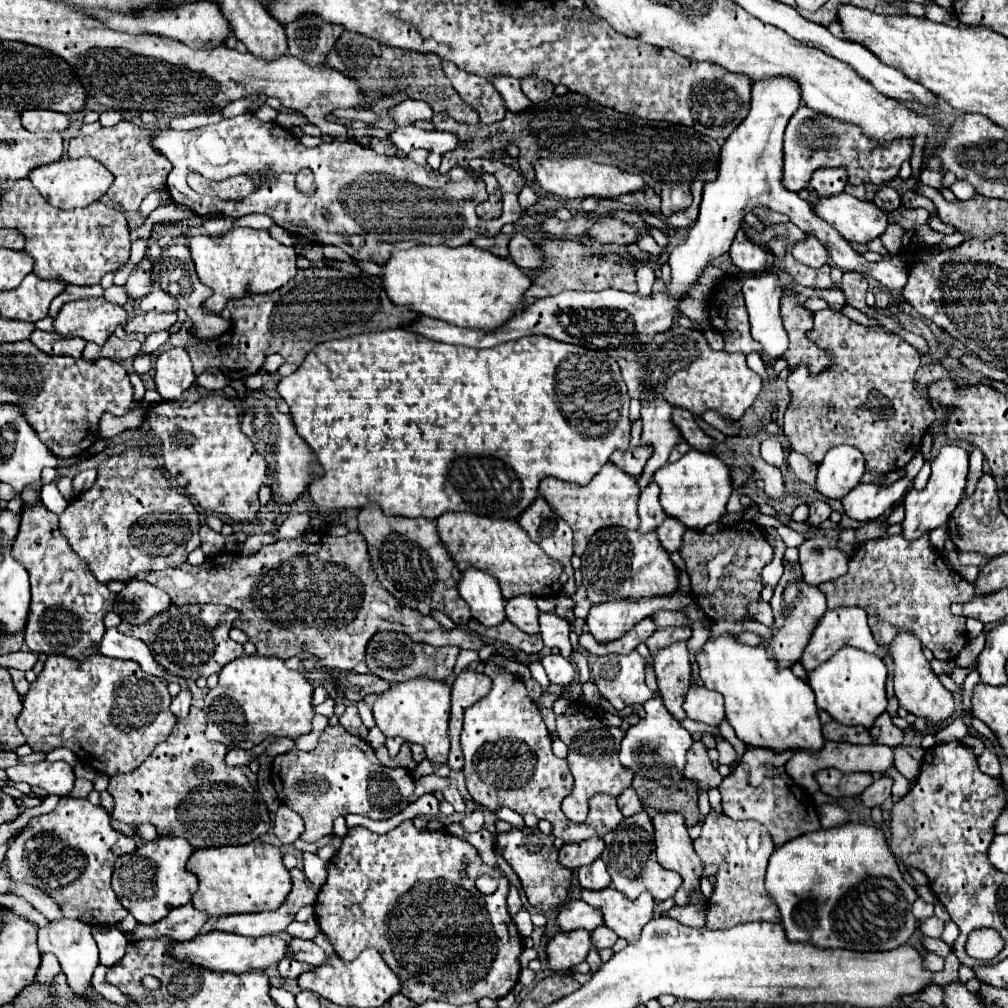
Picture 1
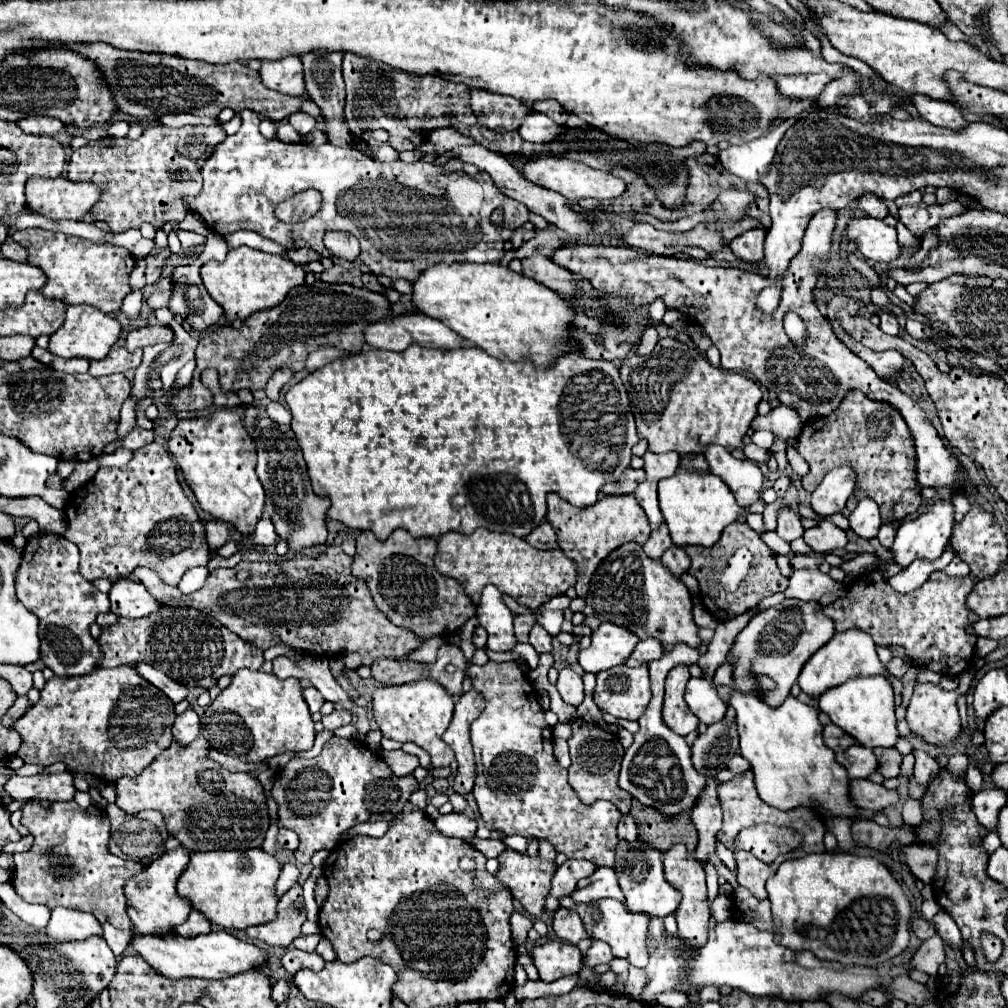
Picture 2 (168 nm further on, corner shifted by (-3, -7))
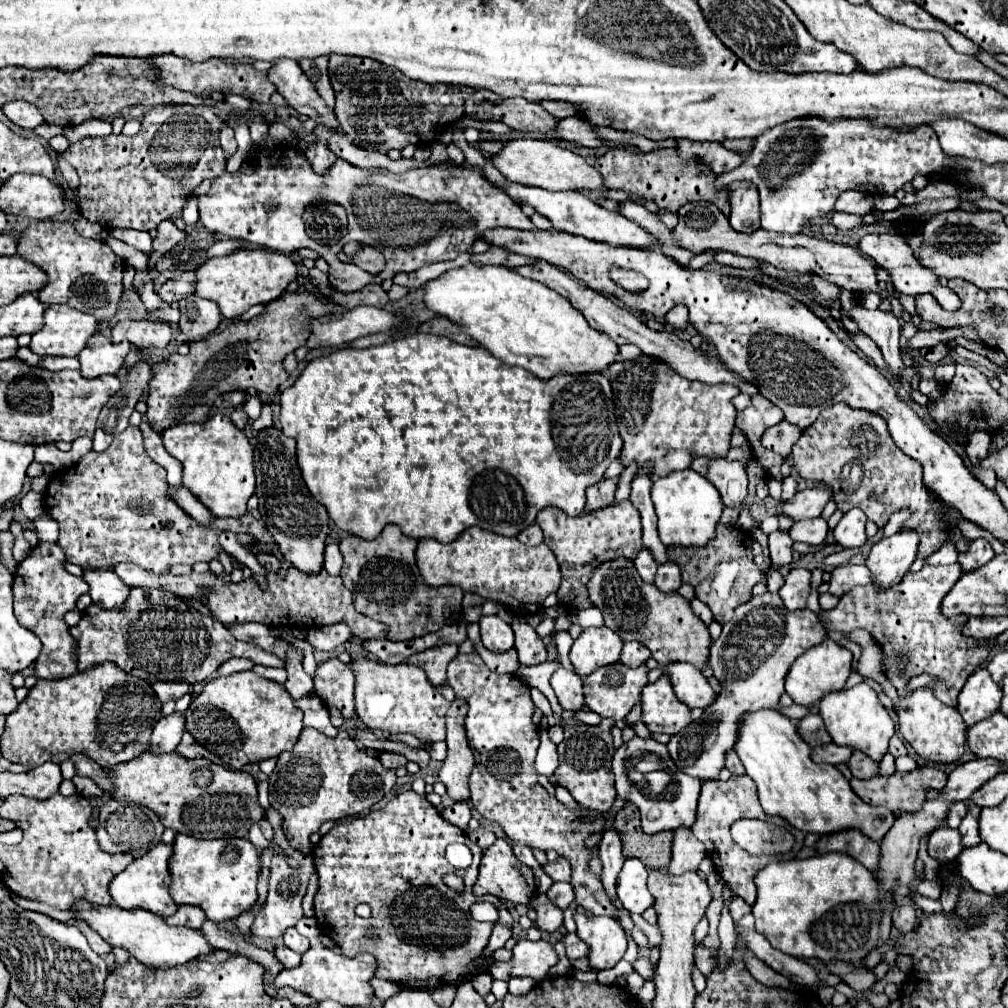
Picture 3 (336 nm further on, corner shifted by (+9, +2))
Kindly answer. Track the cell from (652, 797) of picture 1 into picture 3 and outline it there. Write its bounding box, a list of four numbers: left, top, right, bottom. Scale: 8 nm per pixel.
[615,803,675,869]

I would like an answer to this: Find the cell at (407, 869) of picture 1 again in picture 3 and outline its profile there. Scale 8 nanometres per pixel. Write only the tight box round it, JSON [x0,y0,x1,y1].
[313,791,513,991]

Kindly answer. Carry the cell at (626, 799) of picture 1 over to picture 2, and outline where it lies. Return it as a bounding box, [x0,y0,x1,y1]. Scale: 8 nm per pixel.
[617,814,637,842]

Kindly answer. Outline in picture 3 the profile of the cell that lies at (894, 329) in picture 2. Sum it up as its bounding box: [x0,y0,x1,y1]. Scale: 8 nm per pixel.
[851,305,903,377]

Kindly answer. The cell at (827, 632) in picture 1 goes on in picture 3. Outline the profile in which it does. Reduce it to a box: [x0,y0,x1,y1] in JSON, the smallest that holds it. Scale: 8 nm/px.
[785,637,853,705]

